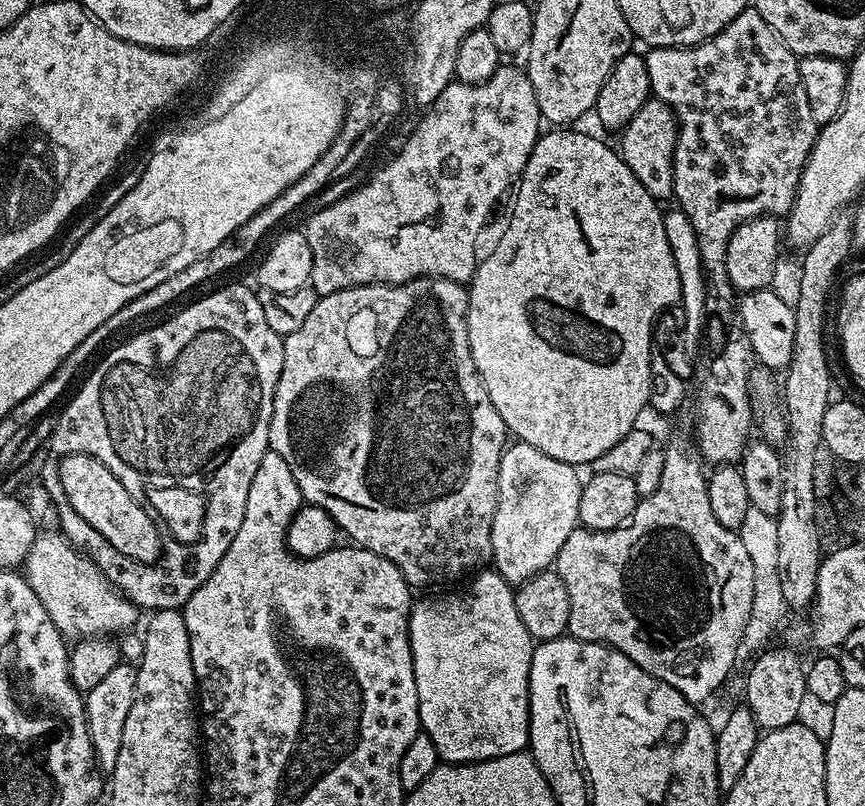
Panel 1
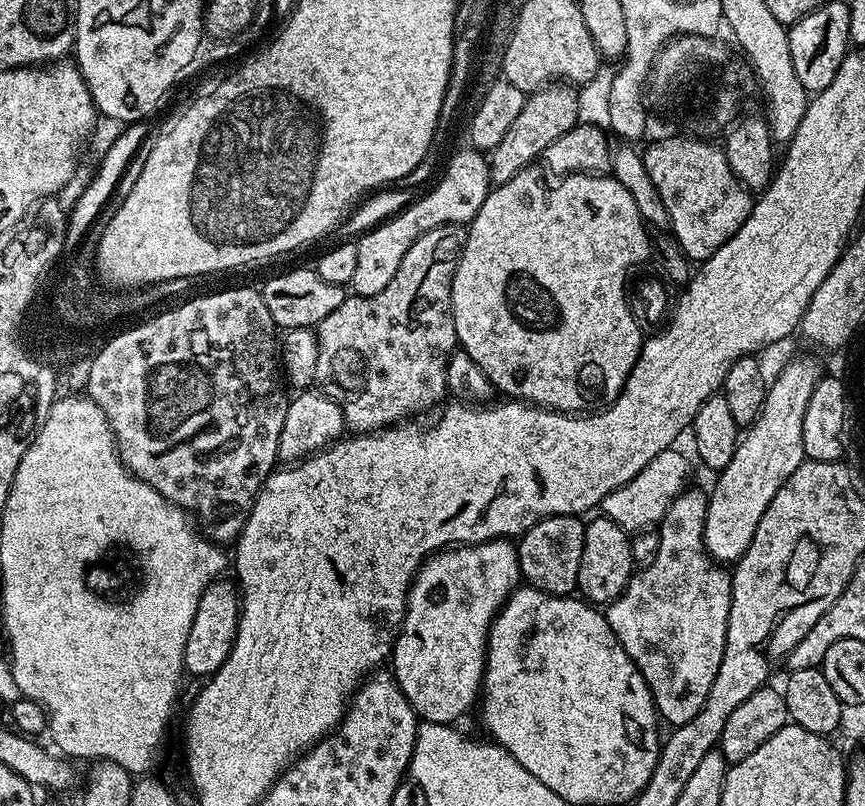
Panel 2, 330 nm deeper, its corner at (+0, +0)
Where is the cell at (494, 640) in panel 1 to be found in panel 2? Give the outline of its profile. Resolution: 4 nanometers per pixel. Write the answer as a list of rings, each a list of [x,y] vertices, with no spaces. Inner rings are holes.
[[[498,539],[486,544],[452,546],[433,552],[416,572],[408,590],[408,611],[392,650],[390,668],[421,721],[456,722],[463,712],[471,708],[473,711],[474,698],[481,695],[482,658],[488,654],[488,629],[497,611],[504,607],[506,594],[514,588],[514,548],[508,544],[511,543]]]

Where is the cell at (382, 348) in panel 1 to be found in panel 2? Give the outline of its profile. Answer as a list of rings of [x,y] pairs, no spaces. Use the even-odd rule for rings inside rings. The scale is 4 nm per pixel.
[[[447,224],[446,226],[438,226],[434,230],[426,230],[426,234],[422,234],[422,238],[418,238],[414,242],[414,246],[410,246],[410,250],[406,250],[406,258],[402,258],[402,266],[398,266],[398,274],[394,274],[394,278],[390,278],[386,290],[378,290],[378,294],[373,296],[349,295],[342,302],[342,306],[338,306],[338,310],[334,310],[334,314],[326,314],[326,318],[315,329],[316,341],[318,342],[318,366],[316,367],[315,387],[319,391],[325,392],[334,402],[338,402],[338,406],[344,415],[344,423],[353,433],[379,432],[382,428],[399,424],[415,417],[412,416],[415,412],[424,412],[427,408],[432,407],[435,409],[445,399],[443,396],[446,396],[448,392],[446,366],[448,365],[448,359],[451,358],[453,352],[457,351],[458,348],[456,331],[454,330],[454,318],[452,317],[452,283],[454,282],[454,274],[456,273],[458,262],[464,253],[464,243],[467,237],[468,230],[463,224]]]

